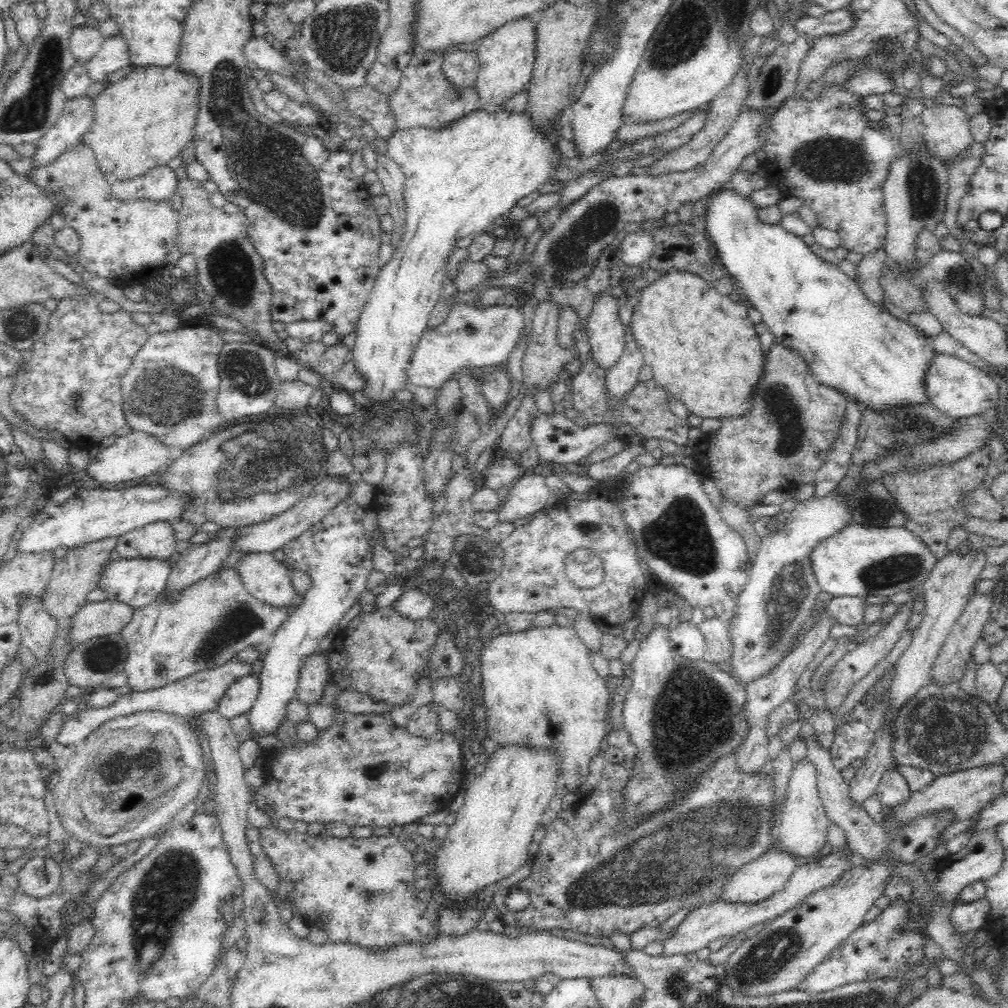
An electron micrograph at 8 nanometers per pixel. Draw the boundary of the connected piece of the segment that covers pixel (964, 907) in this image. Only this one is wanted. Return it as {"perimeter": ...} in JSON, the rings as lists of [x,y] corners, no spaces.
{"perimeter":[[[985,896],[970,902],[955,903],[952,914],[950,914],[954,929],[964,934],[968,930],[982,928],[986,924],[991,908],[992,903]]]}

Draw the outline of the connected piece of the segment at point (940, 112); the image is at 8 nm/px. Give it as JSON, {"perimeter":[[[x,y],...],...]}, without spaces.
{"perimeter":[[[928,105],[922,114],[923,141],[945,164],[954,164],[954,157],[968,150],[974,142],[971,127],[962,106]]]}

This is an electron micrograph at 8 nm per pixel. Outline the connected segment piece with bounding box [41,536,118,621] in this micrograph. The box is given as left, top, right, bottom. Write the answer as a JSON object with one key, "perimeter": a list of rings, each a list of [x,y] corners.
{"perimeter":[[[109,536],[84,543],[82,546],[71,548],[62,560],[56,561],[46,595],[41,597],[41,602],[45,610],[57,621],[74,616],[86,604],[89,593],[100,587],[100,572],[108,565],[110,552],[116,548],[117,542],[117,536]]]}

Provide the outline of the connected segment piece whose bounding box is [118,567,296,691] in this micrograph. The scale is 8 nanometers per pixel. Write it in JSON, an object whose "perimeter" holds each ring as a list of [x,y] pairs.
{"perimeter":[[[234,567],[210,574],[168,605],[160,596],[158,601],[145,608],[134,609],[130,622],[118,633],[127,647],[124,670],[128,675],[126,689],[143,691],[158,688],[173,680],[187,677],[197,670],[221,665],[235,658],[238,651],[260,643],[264,636],[274,635],[278,628],[290,618],[292,612],[295,612],[295,608],[272,606],[253,598],[244,589],[242,579],[234,571]]]}

